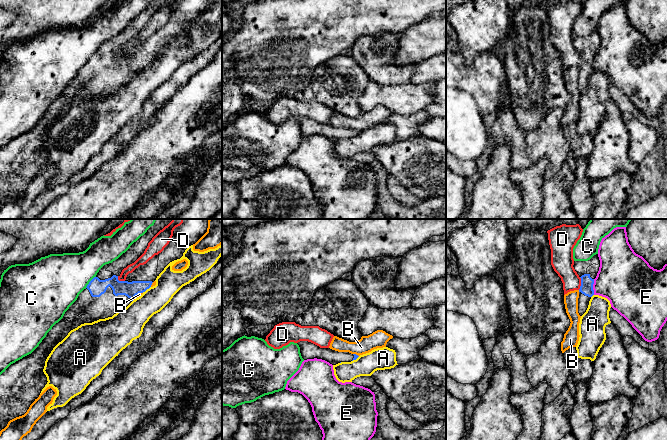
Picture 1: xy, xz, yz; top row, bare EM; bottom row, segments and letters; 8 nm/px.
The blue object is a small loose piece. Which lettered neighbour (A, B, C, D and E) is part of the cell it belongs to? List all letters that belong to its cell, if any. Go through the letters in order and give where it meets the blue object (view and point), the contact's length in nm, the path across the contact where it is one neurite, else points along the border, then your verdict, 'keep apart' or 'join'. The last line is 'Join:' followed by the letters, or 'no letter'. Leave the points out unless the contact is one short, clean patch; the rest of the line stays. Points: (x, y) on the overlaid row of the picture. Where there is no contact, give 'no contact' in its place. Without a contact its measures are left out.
A: meets blue in xy at (146, 289); contact 90 nm long; border along xy (150, 286), (142, 292); keep apart
B: meets blue in xy at (137, 294); contact 100 nm long; border along xy (142, 292), (139, 292), (133, 299); keep apart
C: meets blue in xy at (89, 282); contact 130 nm long; border along xy (95, 276), (85, 287); keep apart
D: meets blue in yz at (581, 283); contact 110 nm long; border along yz (580, 277), (580, 287), (578, 289); keep apart
E: meets blue in yz at (592, 287); contact 130 nm long; border along yz (594, 279), (593, 294); keep apart
Join: no letter

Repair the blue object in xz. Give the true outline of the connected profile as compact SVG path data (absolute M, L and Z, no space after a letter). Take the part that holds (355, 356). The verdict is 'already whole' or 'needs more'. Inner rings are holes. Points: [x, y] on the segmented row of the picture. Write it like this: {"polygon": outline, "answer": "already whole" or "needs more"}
{"polygon": "M300 341L297 344L300 347L300 353L304 360L317 358L336 365L340 362L351 362L359 357L349 352L338 352L330 348L320 348L308 341Z", "answer": "needs more"}

